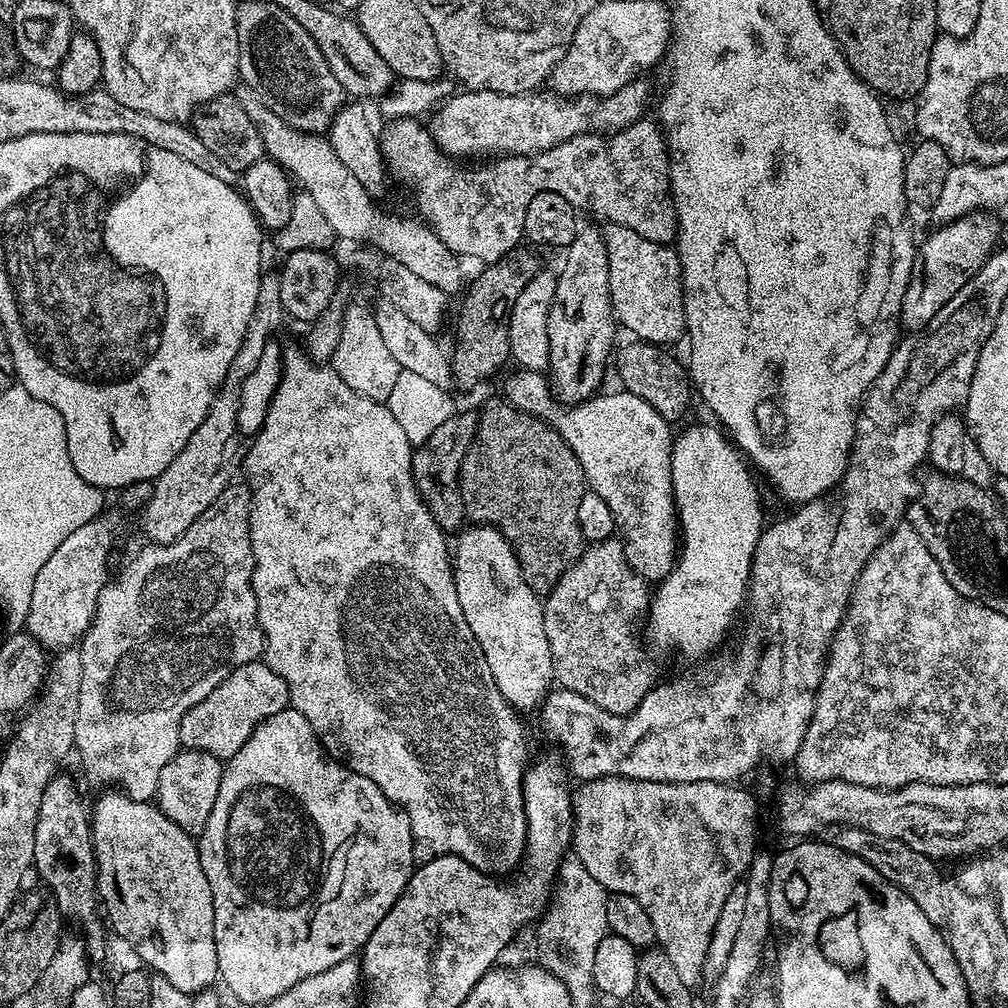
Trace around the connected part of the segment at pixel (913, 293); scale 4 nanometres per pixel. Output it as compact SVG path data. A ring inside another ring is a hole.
M971 212L949 224L933 227L933 232L919 245L918 259L912 265L910 282L902 298L899 321L909 333L919 334L924 327L978 274L978 270L996 251L1000 240L1000 224L991 212ZM1000 240L1000 241L999 241Z

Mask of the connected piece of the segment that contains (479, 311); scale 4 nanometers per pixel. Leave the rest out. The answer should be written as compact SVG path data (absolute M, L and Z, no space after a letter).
M521 246L507 252L501 260L487 265L473 284L471 281L467 285L464 301L460 304L460 318L456 322L456 349L450 352L452 379L457 385L472 388L490 379L504 363L509 363L512 355L510 314L518 302L518 294L526 290L526 282L542 271L539 258L531 251L531 247Z

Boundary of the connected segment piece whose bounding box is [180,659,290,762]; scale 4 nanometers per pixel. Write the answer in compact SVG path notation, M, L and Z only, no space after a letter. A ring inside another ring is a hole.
M263 659L251 660L246 666L238 666L238 670L231 672L210 695L198 702L198 706L190 706L190 710L186 710L186 718L182 718L180 727L181 745L194 752L214 754L214 758L226 762L234 754L238 754L242 746L246 746L258 725L289 707L289 704L286 682L282 682L282 678L278 678L278 674L274 674L274 670L270 670Z

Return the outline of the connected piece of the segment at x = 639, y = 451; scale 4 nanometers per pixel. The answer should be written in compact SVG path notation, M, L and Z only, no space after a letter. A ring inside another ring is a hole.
M518 370L504 384L503 397L508 403L546 421L572 449L583 468L585 485L610 508L615 518L617 535L622 543L626 560L644 580L659 582L674 569L678 558L679 519L676 500L673 498L672 442L674 432L666 421L648 402L623 390L597 393L581 404L564 405L553 394L549 379L541 372Z

